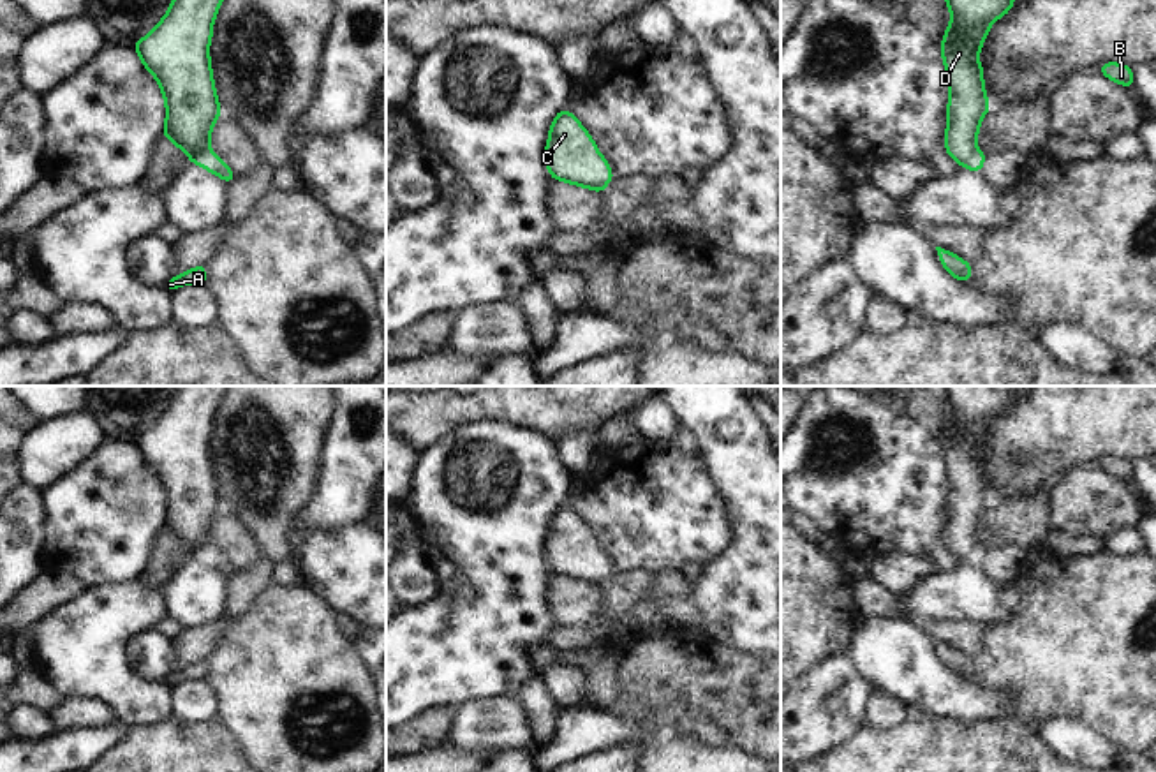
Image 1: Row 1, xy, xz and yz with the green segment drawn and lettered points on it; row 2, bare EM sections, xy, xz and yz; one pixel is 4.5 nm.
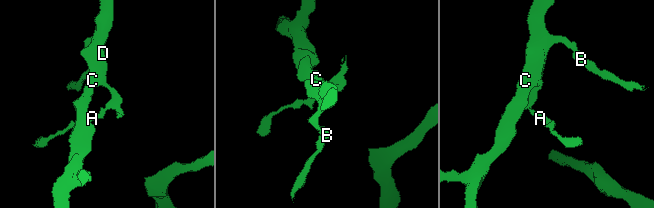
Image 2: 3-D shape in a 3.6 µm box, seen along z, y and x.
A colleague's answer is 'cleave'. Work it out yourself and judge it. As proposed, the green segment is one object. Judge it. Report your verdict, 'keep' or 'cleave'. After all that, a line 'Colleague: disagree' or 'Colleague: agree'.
cleave
Colleague: agree

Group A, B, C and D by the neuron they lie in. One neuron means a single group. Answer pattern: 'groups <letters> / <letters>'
groups A / B C D

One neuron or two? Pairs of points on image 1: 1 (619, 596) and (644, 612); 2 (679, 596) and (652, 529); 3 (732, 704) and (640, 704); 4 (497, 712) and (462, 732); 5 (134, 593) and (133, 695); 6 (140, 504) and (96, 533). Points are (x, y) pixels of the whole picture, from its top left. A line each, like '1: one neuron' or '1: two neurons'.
1: two neurons
2: two neurons
3: one neuron
4: one neuron
5: one neuron
6: one neuron

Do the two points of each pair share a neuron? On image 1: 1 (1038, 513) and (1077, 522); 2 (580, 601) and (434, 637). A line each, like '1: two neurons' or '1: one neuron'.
1: two neurons
2: two neurons

